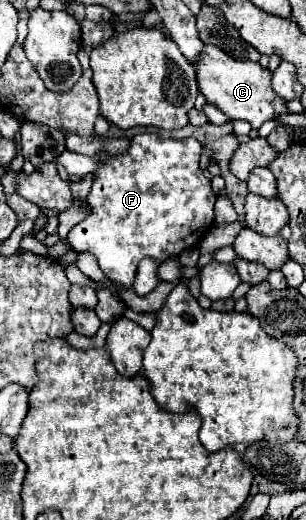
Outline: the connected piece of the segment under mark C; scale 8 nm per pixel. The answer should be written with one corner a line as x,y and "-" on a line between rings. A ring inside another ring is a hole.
205,46
197,66
199,90
205,94
207,102
215,104
231,120
247,120
255,130
259,130
265,120
287,114
287,100
273,92
271,76
273,72
269,68
263,68
259,62
235,60
217,46

